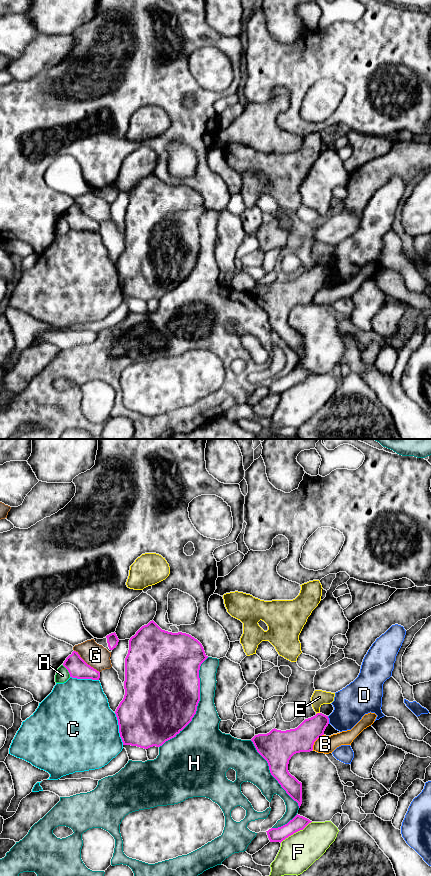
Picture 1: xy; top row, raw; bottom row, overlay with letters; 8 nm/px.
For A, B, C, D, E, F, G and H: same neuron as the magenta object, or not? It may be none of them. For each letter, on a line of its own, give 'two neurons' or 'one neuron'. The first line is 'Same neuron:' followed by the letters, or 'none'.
Same neuron: none
A: two neurons
B: two neurons
C: two neurons
D: two neurons
E: two neurons
F: two neurons
G: two neurons
H: two neurons

